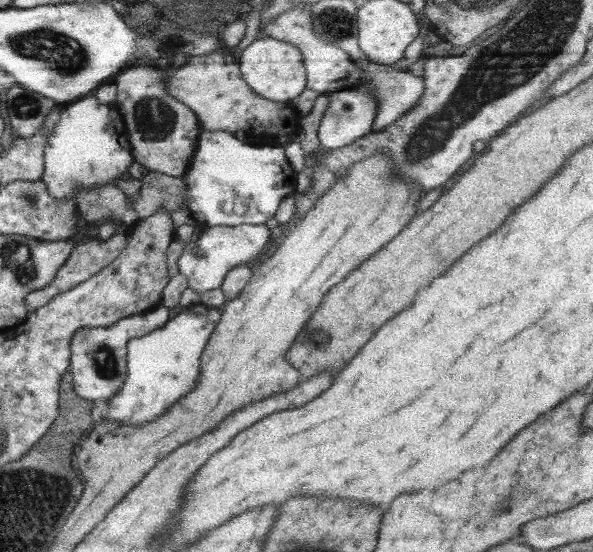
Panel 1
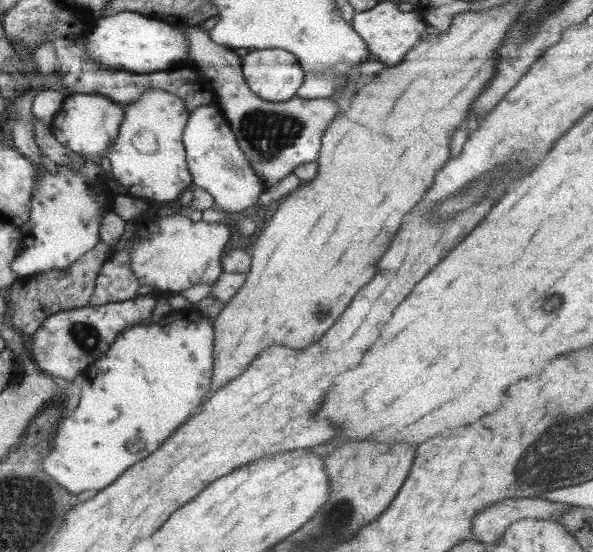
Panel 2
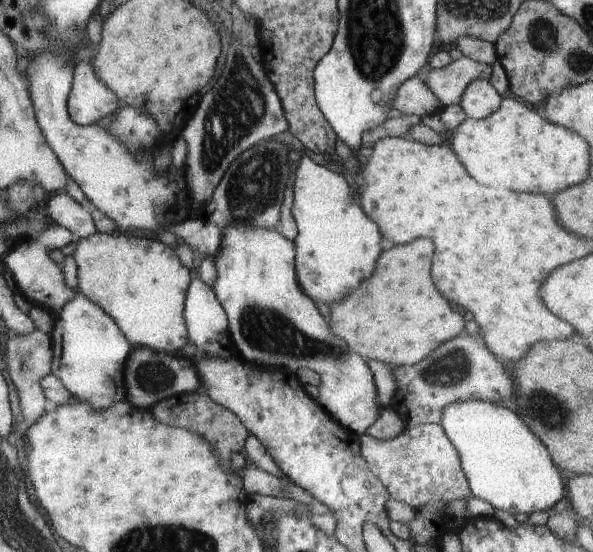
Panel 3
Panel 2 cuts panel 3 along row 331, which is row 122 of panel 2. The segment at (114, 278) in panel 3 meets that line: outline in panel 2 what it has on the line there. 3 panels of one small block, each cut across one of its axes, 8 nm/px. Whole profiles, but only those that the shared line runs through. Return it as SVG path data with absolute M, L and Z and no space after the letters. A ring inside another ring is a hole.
M156 88L144 91L124 108L118 137L106 149L112 162L113 179L118 181L122 191L164 202L174 200L192 188L193 179L186 165L182 140L190 114L183 98Z

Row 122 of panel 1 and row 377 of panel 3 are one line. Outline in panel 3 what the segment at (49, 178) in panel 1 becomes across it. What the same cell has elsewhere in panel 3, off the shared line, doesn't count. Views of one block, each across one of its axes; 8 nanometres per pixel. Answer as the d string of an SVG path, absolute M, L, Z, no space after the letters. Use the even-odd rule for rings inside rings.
M79 291L64 304L52 330L51 374L78 398L94 410L110 408L116 402L126 400L124 362L132 350L130 342L118 328L118 324L98 304L94 304Z

